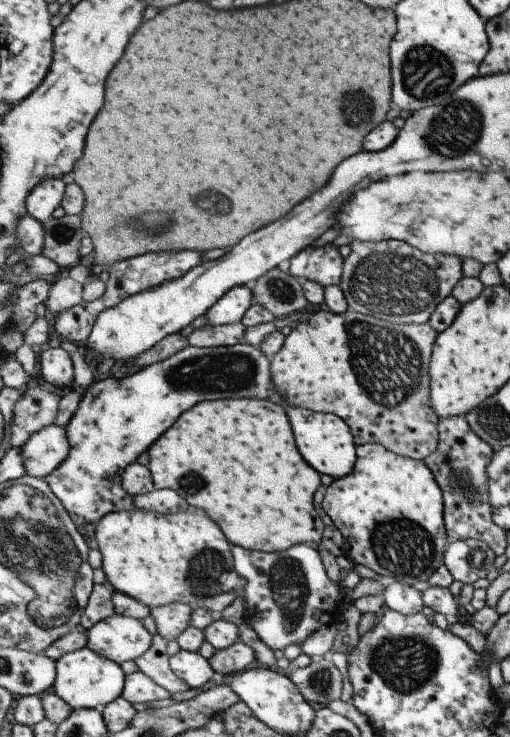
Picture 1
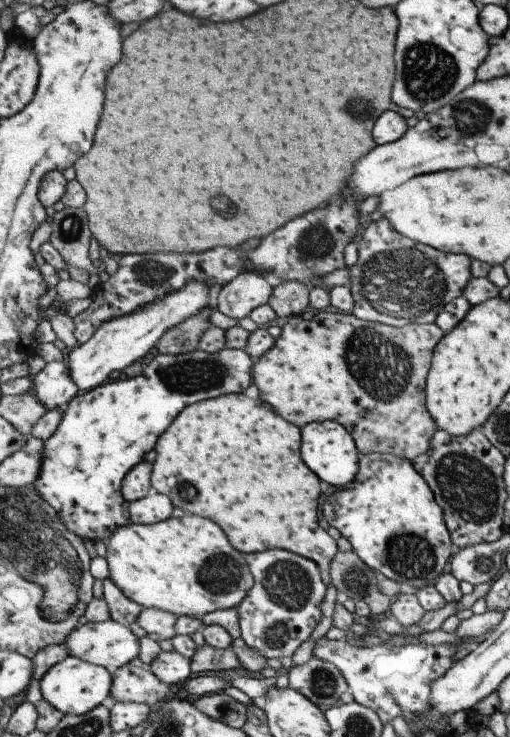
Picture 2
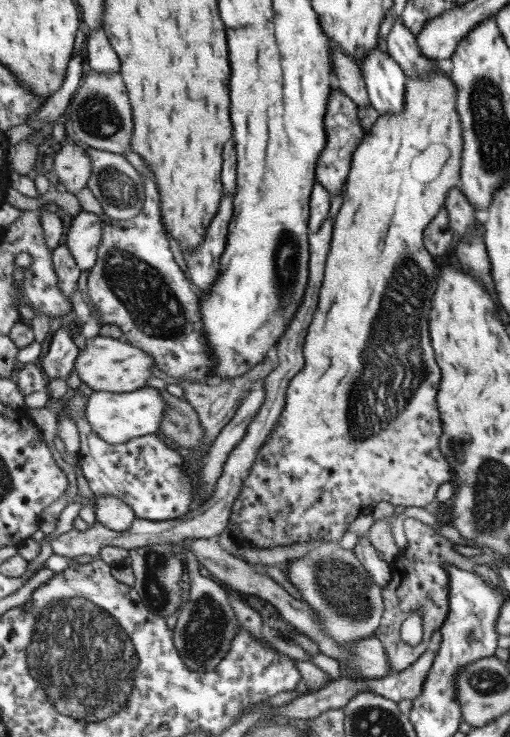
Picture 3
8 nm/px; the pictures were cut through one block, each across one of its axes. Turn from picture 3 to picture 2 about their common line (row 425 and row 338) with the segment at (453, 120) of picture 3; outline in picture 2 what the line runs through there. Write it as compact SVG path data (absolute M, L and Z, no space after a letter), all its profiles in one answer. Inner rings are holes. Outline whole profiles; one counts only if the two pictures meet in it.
M319 311L309 321L303 320L301 315L290 317L288 320L281 322L281 329L282 332L277 338L275 346L263 358L259 358L254 366L253 384L259 390L259 399L271 404L281 416L286 417L288 421L291 421L291 424L299 425L301 428L312 422L339 421L339 424L344 424L345 428L354 436L361 455L391 453L413 462L418 456L430 451L433 446L435 432L439 428L426 405L426 386L434 360L434 350L447 334L436 322L431 324L411 323L399 328L360 319L353 313Z

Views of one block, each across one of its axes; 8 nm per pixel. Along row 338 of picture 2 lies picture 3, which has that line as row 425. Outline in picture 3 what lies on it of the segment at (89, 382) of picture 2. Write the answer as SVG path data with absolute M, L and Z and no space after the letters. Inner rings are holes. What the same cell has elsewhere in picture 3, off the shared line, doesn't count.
M145 387L133 392L95 390L86 404L86 416L94 432L109 444L125 444L131 439L159 432L165 419L166 400L157 388Z

